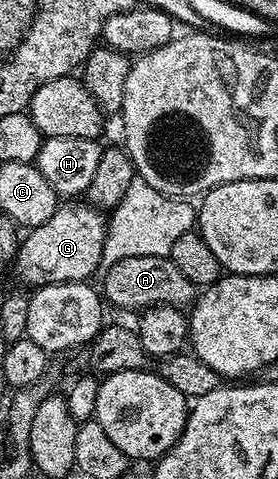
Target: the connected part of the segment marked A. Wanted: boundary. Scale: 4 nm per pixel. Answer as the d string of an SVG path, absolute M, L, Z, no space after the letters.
M152 255L151 257L123 257L123 261L115 261L104 268L105 287L103 295L117 307L125 311L140 313L147 307L180 307L188 308L195 299L195 288L168 257Z

